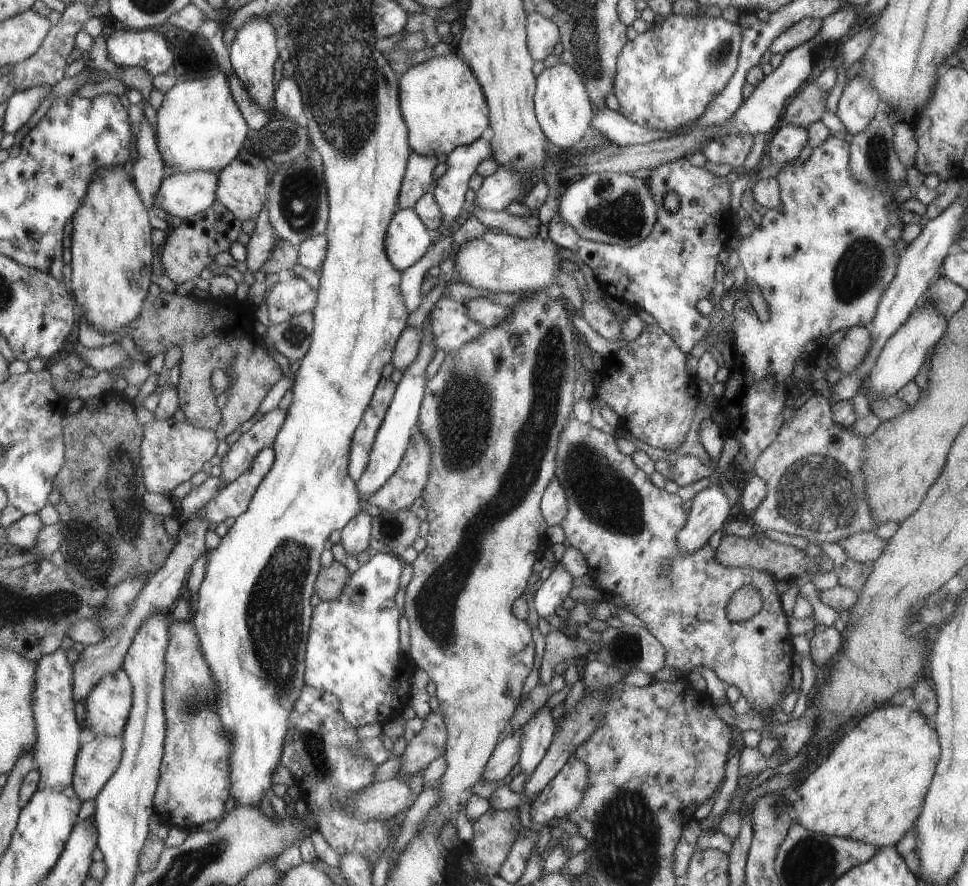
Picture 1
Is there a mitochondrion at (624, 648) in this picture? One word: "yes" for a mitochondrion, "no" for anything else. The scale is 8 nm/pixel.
yes

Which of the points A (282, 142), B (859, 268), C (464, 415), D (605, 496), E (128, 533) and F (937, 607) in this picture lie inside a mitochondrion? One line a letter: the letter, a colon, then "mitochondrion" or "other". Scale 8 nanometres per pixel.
A: mitochondrion
B: mitochondrion
C: mitochondrion
D: mitochondrion
E: mitochondrion
F: mitochondrion

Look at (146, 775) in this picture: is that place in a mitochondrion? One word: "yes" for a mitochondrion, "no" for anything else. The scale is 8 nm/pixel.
no

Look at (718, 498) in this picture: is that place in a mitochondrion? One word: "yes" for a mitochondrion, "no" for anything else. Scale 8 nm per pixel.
no

